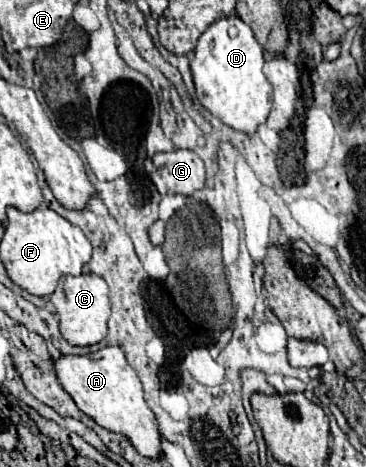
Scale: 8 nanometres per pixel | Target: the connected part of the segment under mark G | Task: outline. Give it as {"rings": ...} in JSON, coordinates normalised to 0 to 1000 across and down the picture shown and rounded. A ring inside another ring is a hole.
{"rings":[[[481,319],[464,328],[426,328],[415,345],[421,362],[410,379],[437,413],[525,418],[557,400],[557,345],[530,323]]]}

